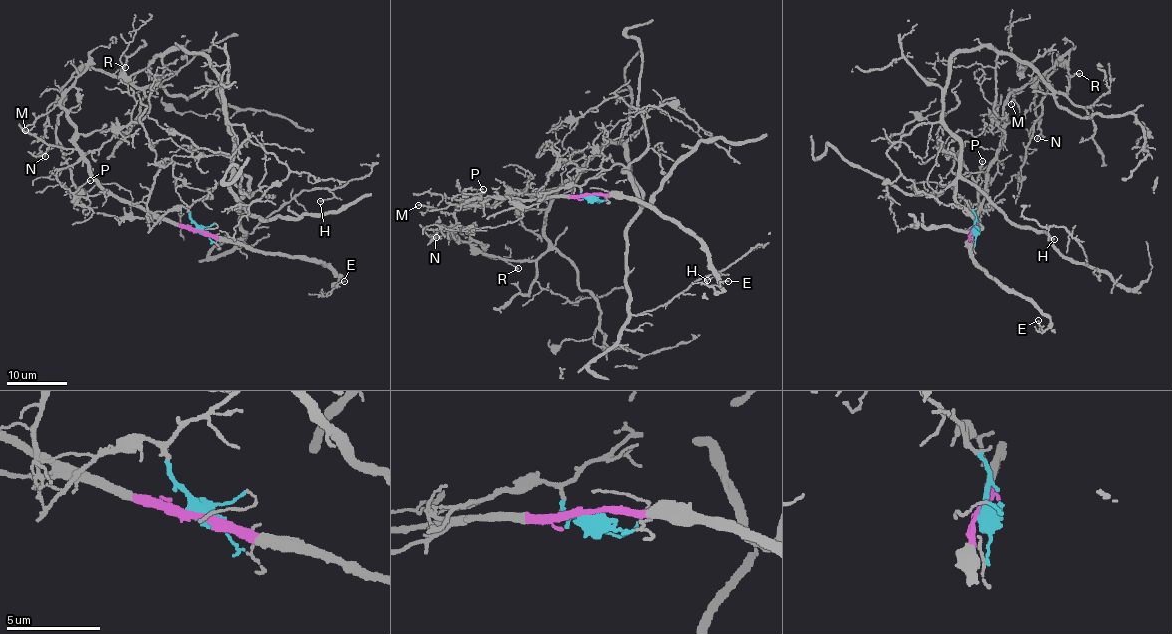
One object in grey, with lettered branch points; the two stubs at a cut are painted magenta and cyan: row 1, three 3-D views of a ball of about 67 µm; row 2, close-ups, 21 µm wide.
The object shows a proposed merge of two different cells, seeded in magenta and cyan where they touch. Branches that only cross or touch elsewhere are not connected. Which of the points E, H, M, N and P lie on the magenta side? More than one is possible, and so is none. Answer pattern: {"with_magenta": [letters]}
{"with_magenta": ["E", "M", "N", "P"]}

